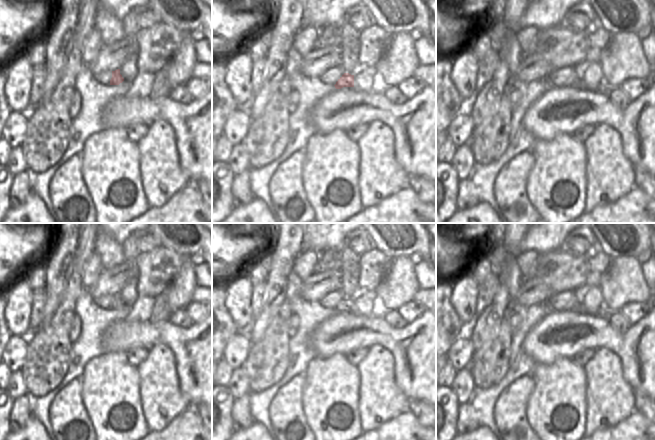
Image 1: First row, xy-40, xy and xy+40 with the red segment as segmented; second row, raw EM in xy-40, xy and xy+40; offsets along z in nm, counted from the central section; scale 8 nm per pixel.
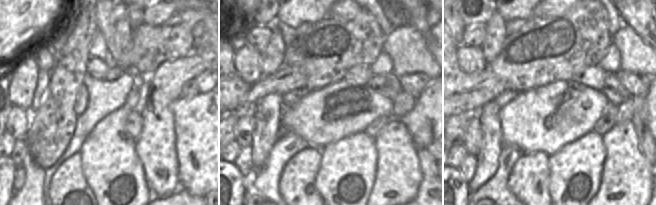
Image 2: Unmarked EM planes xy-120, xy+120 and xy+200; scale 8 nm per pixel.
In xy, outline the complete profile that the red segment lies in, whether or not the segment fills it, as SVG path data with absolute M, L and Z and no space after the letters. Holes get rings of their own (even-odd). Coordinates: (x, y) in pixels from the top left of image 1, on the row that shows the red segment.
M344 73L334 85L336 89L343 87L354 87L354 75Z

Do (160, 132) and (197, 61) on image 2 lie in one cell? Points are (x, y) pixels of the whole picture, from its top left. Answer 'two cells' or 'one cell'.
one cell

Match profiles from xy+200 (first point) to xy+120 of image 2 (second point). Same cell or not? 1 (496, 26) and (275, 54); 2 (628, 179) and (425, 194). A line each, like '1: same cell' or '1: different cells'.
1: same cell
2: different cells

